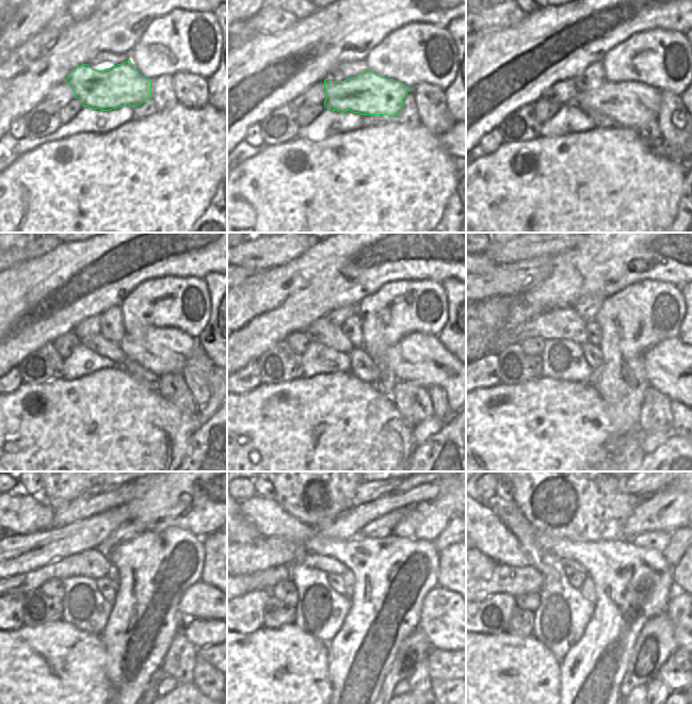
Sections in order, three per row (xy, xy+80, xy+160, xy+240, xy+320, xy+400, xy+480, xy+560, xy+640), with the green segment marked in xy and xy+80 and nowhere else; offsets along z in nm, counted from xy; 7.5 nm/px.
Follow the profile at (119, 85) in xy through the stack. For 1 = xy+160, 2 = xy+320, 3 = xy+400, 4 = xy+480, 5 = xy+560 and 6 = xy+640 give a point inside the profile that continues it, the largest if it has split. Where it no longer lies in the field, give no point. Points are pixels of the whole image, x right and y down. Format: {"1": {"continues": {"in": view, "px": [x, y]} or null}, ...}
{"1": {"continues": {"in": "xy+160", "px": [630, 104]}}, "2": {"continues": {"in": "xy+320", "px": [422, 358]}}, "3": {"continues": {"in": "xy+400", "px": [678, 370]}}, "4": {"continues": {"in": "xy+480", "px": [205, 616]}}, "5": {"continues": {"in": "xy+560", "px": [444, 619]}}, "6": {"continues": {"in": "xy+640", "px": [682, 609]}}}

